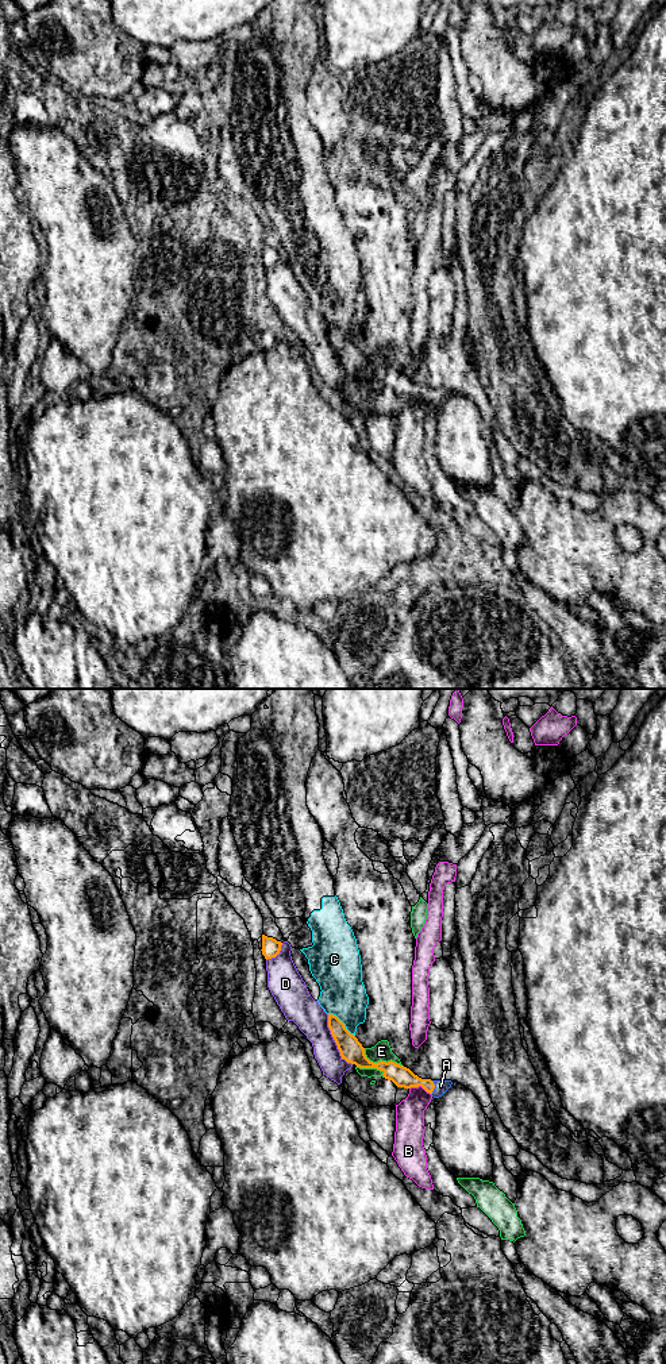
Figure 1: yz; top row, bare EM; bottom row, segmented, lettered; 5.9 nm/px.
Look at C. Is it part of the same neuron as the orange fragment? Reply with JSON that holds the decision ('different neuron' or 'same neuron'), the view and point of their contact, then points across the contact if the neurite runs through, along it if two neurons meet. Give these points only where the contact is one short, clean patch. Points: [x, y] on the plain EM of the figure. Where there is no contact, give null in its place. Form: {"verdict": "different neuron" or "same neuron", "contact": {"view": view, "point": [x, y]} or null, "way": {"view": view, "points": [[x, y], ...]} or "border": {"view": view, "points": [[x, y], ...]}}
{"verdict": "different neuron", "contact": {"view": "yz", "point": [342, 331]}, "border": {"view": "yz", "points": [[328, 322], [332, 322], [354, 345]]}}

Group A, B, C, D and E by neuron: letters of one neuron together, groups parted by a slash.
A / B / C / D E

